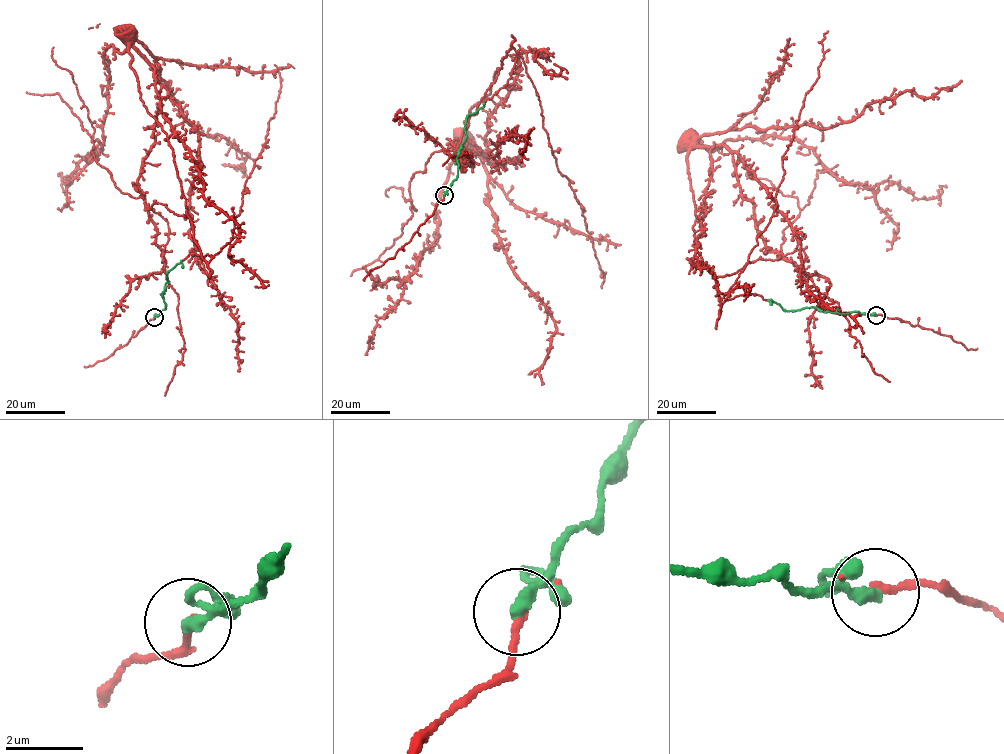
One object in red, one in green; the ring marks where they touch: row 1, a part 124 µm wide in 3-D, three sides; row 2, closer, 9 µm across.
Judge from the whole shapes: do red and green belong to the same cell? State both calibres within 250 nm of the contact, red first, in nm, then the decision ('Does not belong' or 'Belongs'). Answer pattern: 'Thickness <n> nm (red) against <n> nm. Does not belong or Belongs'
Thickness 200 nm (red) against 240 nm. Belongs

